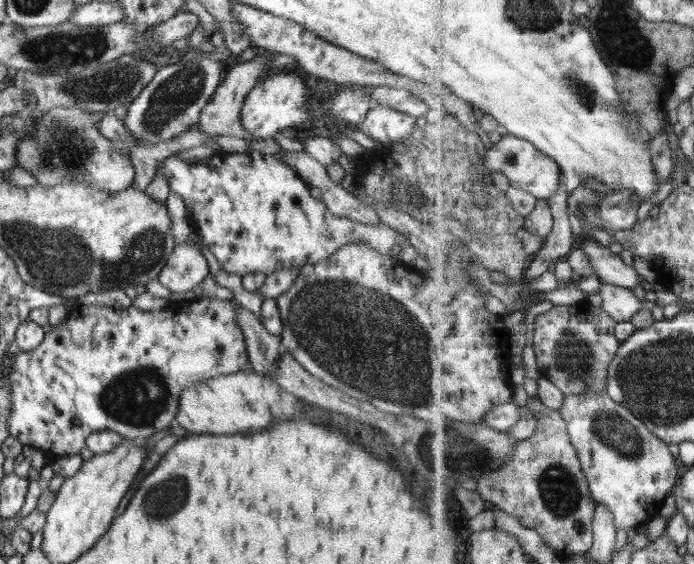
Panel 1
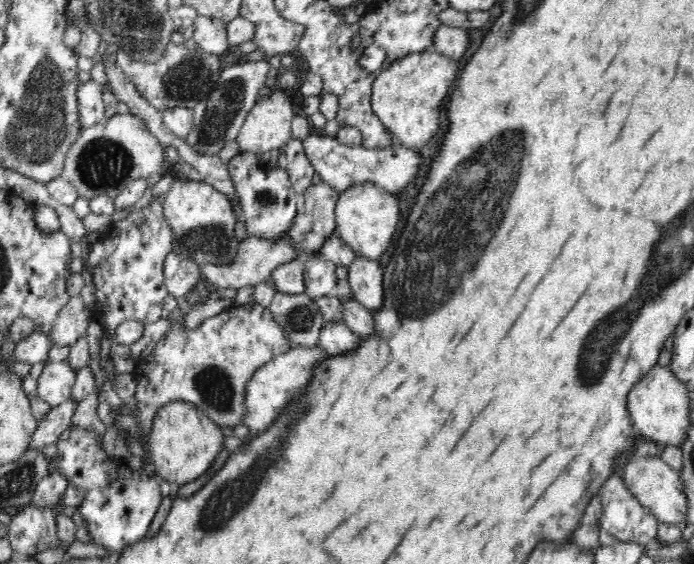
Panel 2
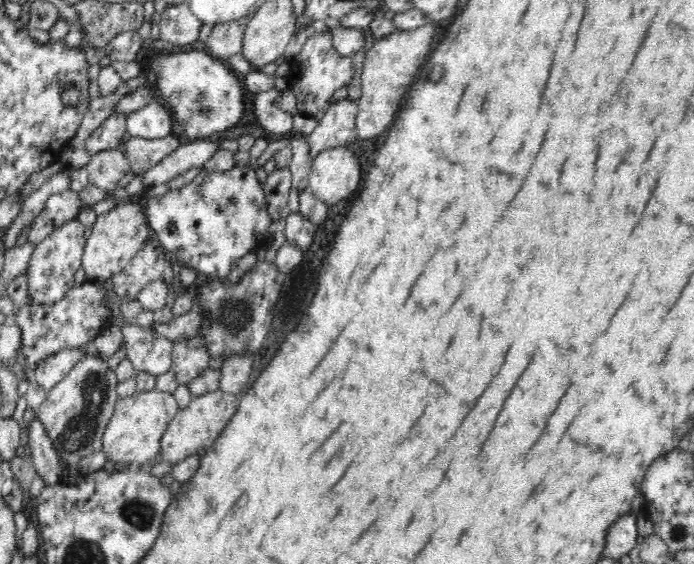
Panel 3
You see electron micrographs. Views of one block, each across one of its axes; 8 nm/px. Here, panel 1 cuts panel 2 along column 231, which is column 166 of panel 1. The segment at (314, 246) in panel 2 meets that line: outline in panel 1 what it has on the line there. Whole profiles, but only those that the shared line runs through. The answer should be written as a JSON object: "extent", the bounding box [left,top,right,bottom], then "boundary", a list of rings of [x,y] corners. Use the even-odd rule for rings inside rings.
{"extent":[158,244,208,298],"boundary":[[[181,244],[172,248],[165,266],[158,274],[158,280],[164,288],[180,298],[200,286],[208,273],[208,261],[200,249]]]}

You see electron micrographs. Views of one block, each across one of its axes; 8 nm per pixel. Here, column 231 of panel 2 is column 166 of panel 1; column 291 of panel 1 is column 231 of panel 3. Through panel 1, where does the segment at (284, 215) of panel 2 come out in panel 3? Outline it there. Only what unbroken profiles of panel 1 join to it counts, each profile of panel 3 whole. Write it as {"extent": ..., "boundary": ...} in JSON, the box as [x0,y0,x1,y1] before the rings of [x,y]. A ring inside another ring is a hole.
{"extent":[142,165,273,279],"boundary":[[[234,165],[224,172],[202,169],[186,186],[170,189],[164,195],[142,199],[142,203],[153,232],[153,241],[167,253],[168,258],[204,272],[209,279],[225,279],[234,263],[262,246],[273,223],[262,183],[258,181],[253,165]]]}

